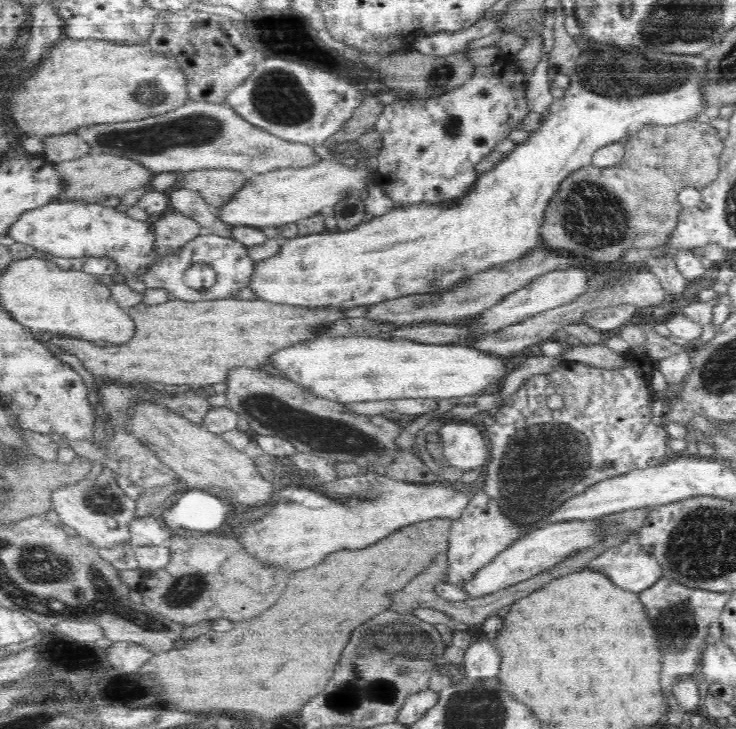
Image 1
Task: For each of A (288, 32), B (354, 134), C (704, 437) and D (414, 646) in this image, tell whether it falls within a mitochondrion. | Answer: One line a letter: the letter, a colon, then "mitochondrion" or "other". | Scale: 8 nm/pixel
A: mitochondrion
B: other
C: other
D: mitochondrion

